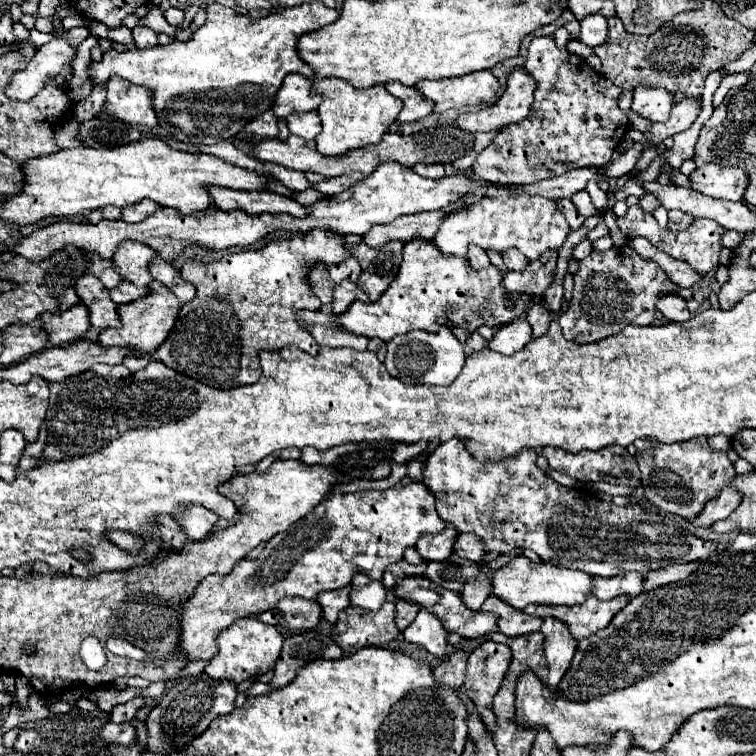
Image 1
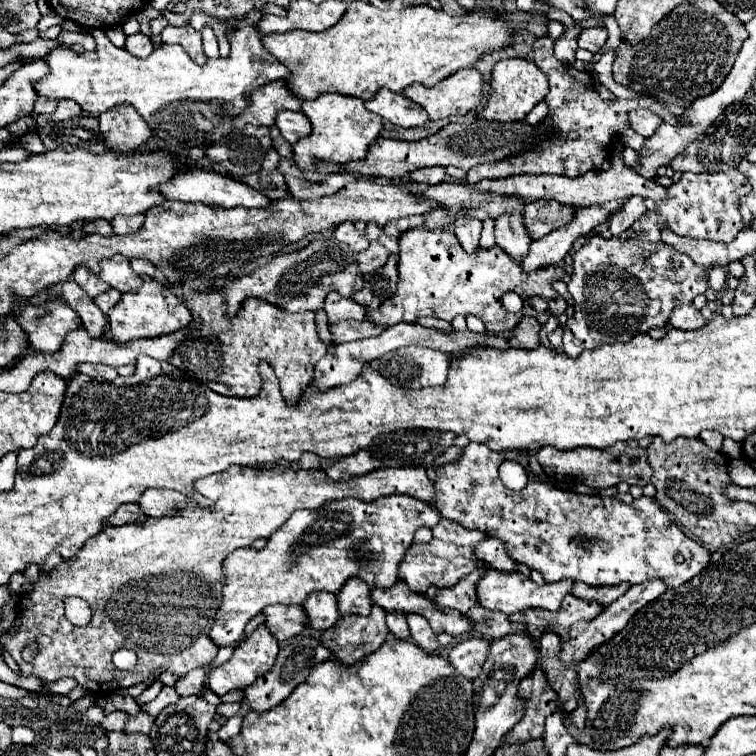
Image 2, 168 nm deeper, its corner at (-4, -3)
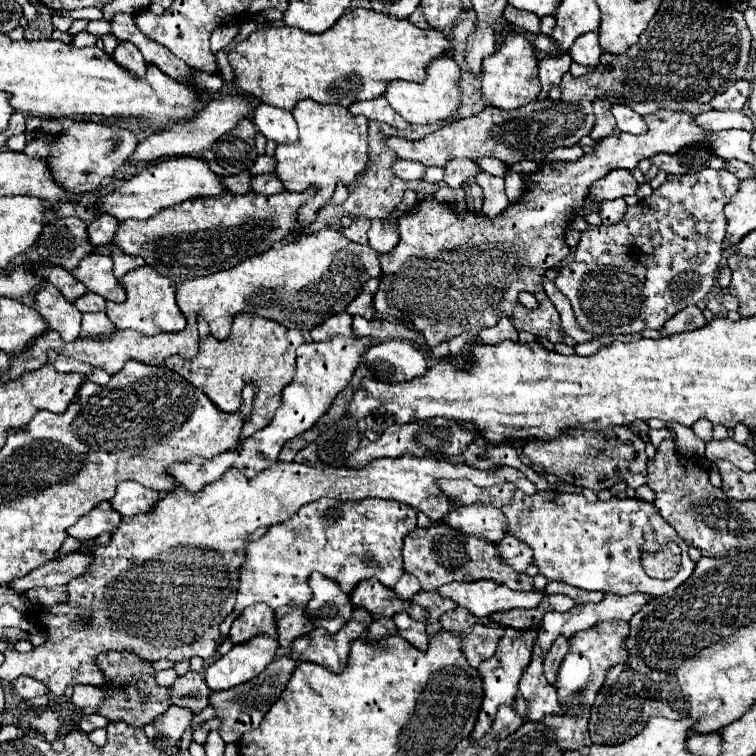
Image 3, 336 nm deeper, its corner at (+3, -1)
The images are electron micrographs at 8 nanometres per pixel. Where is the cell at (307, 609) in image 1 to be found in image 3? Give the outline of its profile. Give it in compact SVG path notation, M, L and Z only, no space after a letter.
M256 603L250 605L234 623L230 629L230 641L234 645L250 641L256 635L270 635L270 637L278 637L276 633L276 621L274 621L274 611L264 605L264 603Z

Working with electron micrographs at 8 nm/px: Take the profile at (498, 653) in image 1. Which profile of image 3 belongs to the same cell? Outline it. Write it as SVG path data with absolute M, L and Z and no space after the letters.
M506 629L506 635L502 637L502 641L498 645L496 655L486 659L484 663L480 663L478 671L480 671L482 681L484 681L484 703L482 703L482 709L480 709L480 715L478 715L478 723L472 731L472 737L480 739L490 729L492 719L494 719L500 703L502 705L514 703L514 697L518 693L518 681L524 673L524 667L528 667L528 663L530 663L530 653L532 653L536 635L538 635L536 629L526 629L524 633L520 633L520 629Z

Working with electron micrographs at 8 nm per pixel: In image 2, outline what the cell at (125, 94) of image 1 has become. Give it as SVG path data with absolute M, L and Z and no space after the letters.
M113 107L99 115L99 129L113 151L137 149L151 137L151 129L133 107Z

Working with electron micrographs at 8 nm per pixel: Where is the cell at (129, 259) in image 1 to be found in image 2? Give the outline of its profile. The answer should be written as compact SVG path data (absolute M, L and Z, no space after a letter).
M115 255L115 259L103 259L99 277L109 283L109 287L119 289L121 293L135 291L143 285L143 279L131 271L131 259L125 255Z

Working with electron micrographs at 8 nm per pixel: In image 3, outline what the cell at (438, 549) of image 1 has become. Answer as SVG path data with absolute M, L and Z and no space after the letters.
M492 505L456 507L442 521L452 525L454 529L460 529L476 537L486 537L494 543L508 533L508 523L504 521L504 513L500 513Z

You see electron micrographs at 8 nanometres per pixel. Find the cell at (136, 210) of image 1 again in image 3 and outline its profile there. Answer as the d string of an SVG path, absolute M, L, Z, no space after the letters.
M102 215L98 217L96 221L92 221L88 225L88 241L94 245L94 247L100 247L100 245L108 245L114 237L114 229L118 227L118 221L110 215Z

